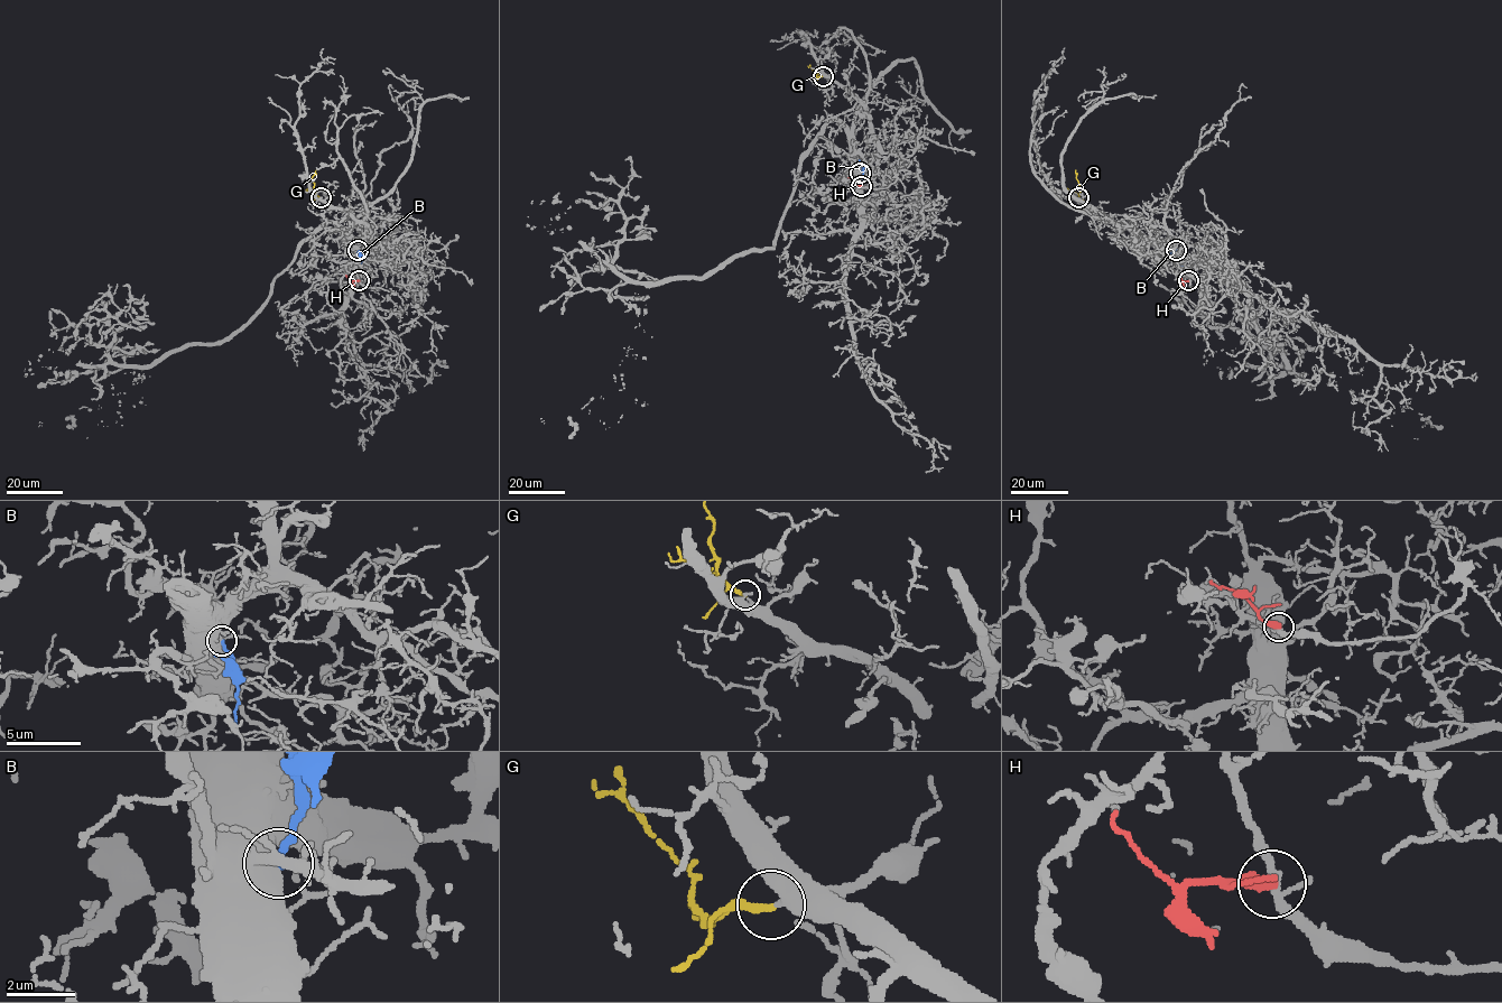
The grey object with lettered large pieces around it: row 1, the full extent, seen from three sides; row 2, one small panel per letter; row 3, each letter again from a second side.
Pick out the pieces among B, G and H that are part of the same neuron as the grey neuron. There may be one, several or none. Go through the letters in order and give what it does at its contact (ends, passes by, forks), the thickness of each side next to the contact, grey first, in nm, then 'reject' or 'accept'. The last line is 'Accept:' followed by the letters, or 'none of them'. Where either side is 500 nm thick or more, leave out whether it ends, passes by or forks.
B: calibres 750 and 200 nm; reject
G: it ends; calibres 380 and 220 nm; accept
H: it ends; calibres 220 and 380 nm; reject
Accept: G

